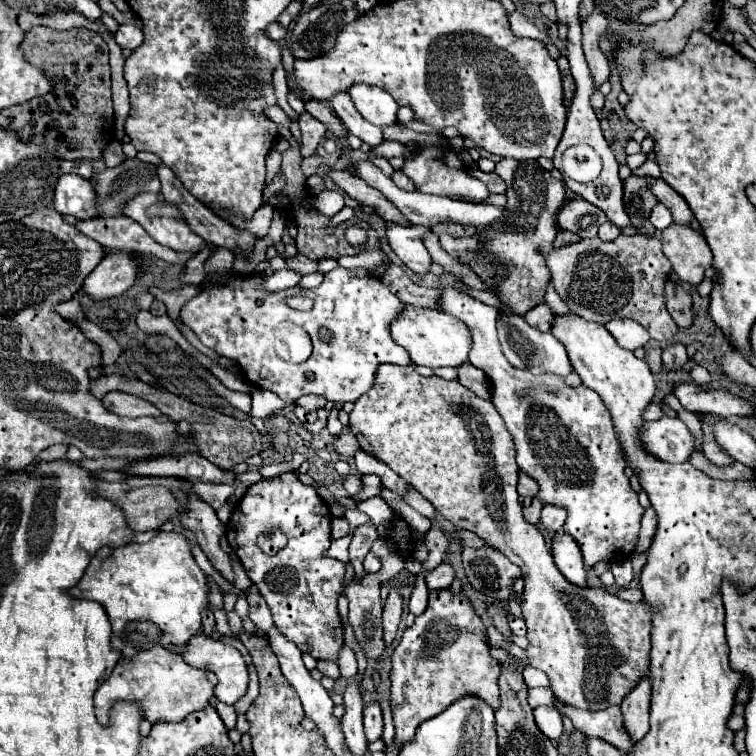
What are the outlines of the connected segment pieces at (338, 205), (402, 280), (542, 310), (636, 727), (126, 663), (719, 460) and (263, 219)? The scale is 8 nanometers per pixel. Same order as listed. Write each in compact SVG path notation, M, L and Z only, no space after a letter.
M324 189L322 193L314 195L314 201L316 209L328 217L334 217L342 207L344 207L344 197L338 193L338 191L330 191L330 189Z
M390 265L388 273L382 277L382 283L404 303L418 307L432 307L436 305L438 291L436 288L422 287L410 281L410 277L398 267Z
M546 303L536 305L534 309L530 309L530 311L524 315L526 323L530 323L532 327L536 327L536 329L540 329L540 331L550 331L552 325L554 325L554 317L556 317L556 313L554 313Z
M640 677L636 687L624 697L622 701L622 715L624 715L624 725L634 741L640 741L650 725L648 725L648 711L650 711L650 679Z
M154 645L148 651L136 653L136 657L124 657L114 667L112 675L100 685L94 695L96 717L102 725L108 725L108 711L116 699L134 699L142 703L144 717L152 723L164 721L182 721L188 713L198 711L210 703L214 697L212 689L216 685L216 675L208 669L198 669L188 665L180 655Z
M702 425L702 431L704 431L704 455L706 455L712 463L716 463L716 465L730 465L734 459L728 457L728 455L716 445L716 441L714 441L714 437L712 437L712 429L710 429L708 425Z
M266 203L266 205L262 205L262 207L254 213L254 217L252 217L252 221L250 221L250 223L242 221L240 217L232 217L232 221L234 221L234 225L240 225L242 229L246 229L246 231L250 231L250 233L254 233L256 237L264 237L264 235L268 233L268 227L270 227L272 215L274 215L274 209Z

